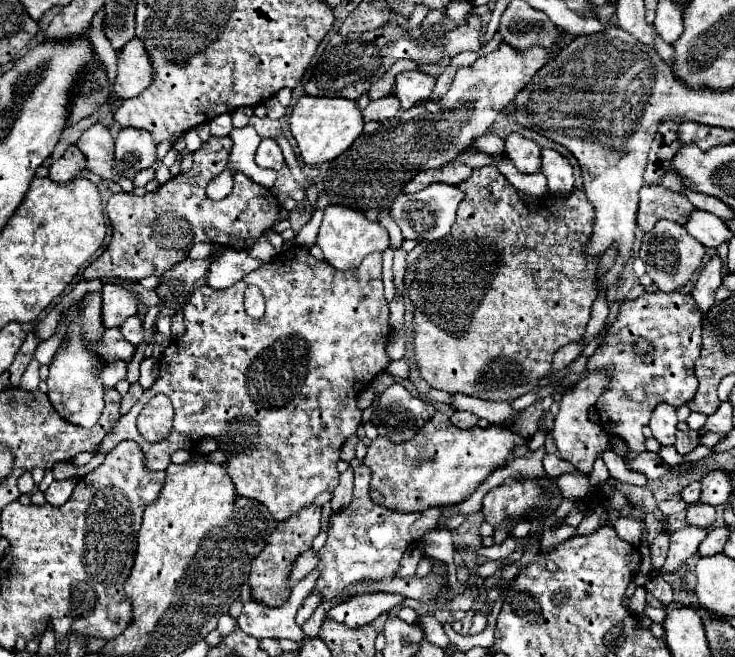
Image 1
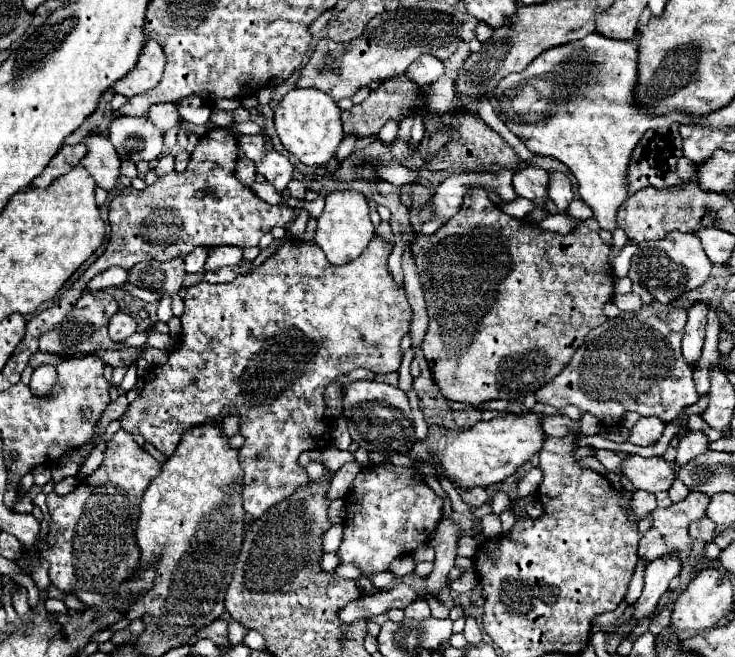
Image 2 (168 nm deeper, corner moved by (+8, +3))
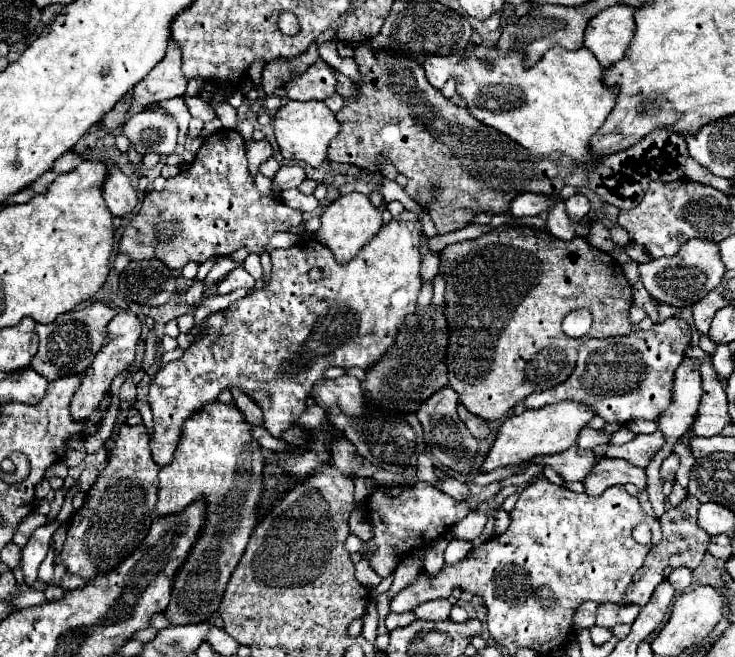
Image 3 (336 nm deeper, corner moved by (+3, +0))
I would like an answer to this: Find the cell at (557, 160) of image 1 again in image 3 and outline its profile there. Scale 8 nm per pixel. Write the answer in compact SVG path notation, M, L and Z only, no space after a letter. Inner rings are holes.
M575 194L565 200L565 208L567 208L567 216L577 222L585 214L589 214L589 200L583 194Z

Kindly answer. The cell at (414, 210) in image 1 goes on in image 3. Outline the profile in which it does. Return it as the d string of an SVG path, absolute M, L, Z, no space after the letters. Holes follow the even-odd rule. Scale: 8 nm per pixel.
M519 194L511 200L511 214L517 218L523 216L539 216L541 212L545 212L549 208L549 198L541 196L541 194Z

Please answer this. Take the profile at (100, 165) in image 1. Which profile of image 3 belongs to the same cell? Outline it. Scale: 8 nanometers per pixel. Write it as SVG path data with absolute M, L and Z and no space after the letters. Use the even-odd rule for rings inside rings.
M117 166L107 170L105 182L103 182L103 198L113 216L129 214L139 202L137 190L133 188L129 176L125 176Z

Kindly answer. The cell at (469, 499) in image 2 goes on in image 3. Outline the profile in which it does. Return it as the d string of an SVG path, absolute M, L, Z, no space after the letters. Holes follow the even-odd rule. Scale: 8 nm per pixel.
M455 478L439 480L439 482L437 482L437 488L439 488L439 490L443 490L445 494L449 494L451 498L457 498L459 502L461 502L461 500L469 500L469 498L471 498L469 488L467 488L463 482L455 480Z

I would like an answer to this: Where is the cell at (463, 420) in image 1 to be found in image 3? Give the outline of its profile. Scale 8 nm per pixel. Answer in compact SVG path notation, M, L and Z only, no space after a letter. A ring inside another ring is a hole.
M459 406L457 410L459 410L459 418L465 422L465 426L471 430L471 434L473 434L477 440L481 440L481 438L485 438L485 436L489 434L489 428L487 428L487 422L485 422L485 420L469 414L469 412L465 410L465 406Z

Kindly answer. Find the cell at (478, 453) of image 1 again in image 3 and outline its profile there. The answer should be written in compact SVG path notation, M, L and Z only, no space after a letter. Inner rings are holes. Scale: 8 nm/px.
M557 402L539 410L525 410L519 416L509 416L497 430L497 438L491 450L485 454L481 472L487 474L499 466L519 466L535 456L559 454L575 444L579 430L593 418L591 410L585 406L577 406L577 402Z

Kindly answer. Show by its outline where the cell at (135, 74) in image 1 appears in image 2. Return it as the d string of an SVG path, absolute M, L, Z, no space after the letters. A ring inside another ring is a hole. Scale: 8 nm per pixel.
M148 39L134 71L124 79L116 81L114 91L124 97L134 97L144 91L150 91L156 87L156 83L160 83L164 67L166 67L164 49L156 41Z

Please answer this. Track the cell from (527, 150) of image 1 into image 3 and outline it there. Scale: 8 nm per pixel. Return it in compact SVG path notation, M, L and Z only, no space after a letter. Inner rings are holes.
M555 198L553 206L547 212L549 212L549 216L547 216L547 230L553 236L557 236L561 240L569 240L569 238L579 236L581 226L577 222L569 220L569 216L565 214L565 206L563 206L561 200L557 202L557 198Z

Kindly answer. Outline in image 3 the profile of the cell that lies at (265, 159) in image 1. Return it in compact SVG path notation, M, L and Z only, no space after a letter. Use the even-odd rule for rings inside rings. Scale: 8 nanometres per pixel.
M281 166L281 170L275 174L273 182L281 188L281 190L289 190L289 188L297 188L301 182L305 180L305 170L301 166Z

